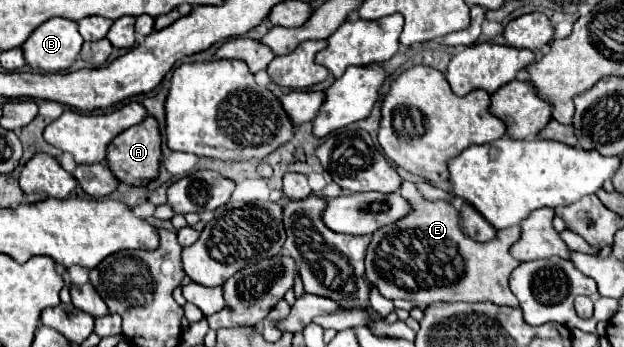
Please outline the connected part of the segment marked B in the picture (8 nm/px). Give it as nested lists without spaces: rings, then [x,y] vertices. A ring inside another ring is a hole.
[[[50,18],[40,24],[22,44],[26,64],[40,72],[68,70],[84,44],[76,26],[66,18]]]

